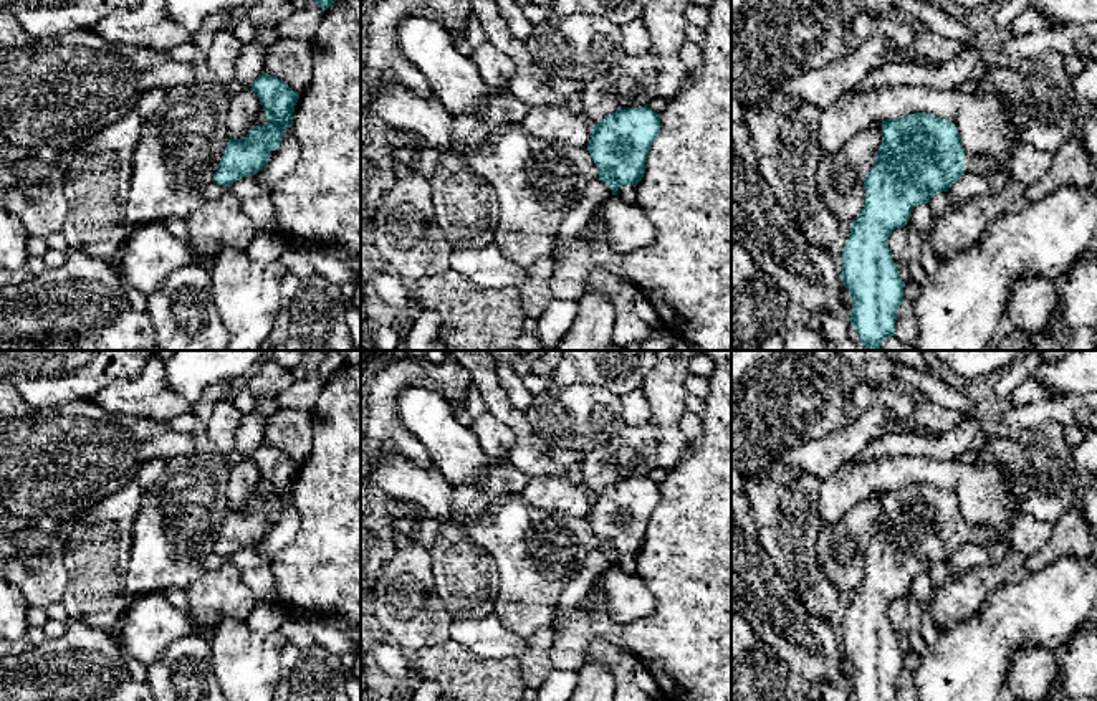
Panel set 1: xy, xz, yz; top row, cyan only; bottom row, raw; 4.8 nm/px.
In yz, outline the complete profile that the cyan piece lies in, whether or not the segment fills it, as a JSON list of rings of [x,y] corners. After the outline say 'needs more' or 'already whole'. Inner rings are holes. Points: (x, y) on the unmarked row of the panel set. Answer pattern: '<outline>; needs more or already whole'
[[[915,483],[882,491],[882,516],[864,551],[865,574],[841,625],[855,701],[895,701],[905,653],[889,620],[892,602],[907,595],[915,575],[948,562],[965,544],[993,537],[989,529],[965,521],[950,489]]]; needs more

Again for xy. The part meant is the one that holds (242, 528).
[[[261,443],[251,460],[265,479],[266,494],[255,496],[245,509],[228,509],[213,552],[230,557],[233,552],[255,546],[280,519],[285,499],[293,498],[293,483],[299,465],[283,450]]]; already whole

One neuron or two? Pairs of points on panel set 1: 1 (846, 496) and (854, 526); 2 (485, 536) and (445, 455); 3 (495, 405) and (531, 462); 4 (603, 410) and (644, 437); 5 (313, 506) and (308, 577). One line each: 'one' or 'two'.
1: two
2: two
3: one
4: two
5: one

